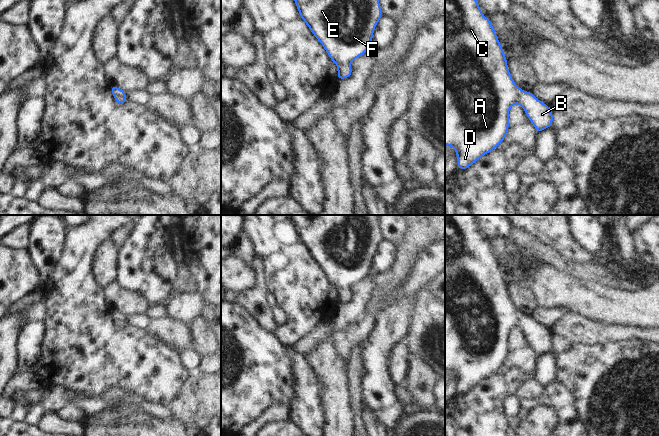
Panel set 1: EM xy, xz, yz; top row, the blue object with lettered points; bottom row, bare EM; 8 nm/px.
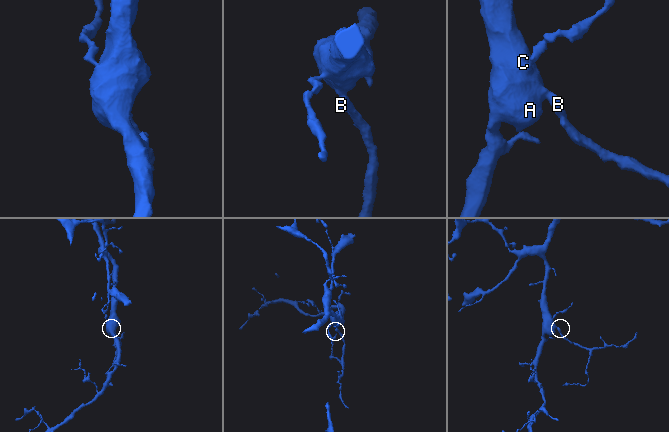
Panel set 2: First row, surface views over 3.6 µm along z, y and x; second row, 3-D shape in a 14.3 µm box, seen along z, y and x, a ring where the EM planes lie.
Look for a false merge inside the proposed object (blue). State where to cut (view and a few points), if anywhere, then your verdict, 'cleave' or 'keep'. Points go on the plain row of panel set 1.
no cut | keep

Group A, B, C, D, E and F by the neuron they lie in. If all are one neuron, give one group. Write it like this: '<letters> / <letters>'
A B C D E F

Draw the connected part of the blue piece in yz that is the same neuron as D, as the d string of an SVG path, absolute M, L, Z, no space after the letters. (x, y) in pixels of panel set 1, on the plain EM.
M445 215L445 369L455 373L458 394L468 393L481 381L490 377L504 365L505 360L509 355L509 334L516 327L520 328L524 333L526 340L533 348L537 357L549 351L553 351L553 333L542 325L538 324L532 316L523 315L515 308L510 298L507 282L505 280L502 269L499 266L491 244L485 241L482 237L475 220L475 215Z

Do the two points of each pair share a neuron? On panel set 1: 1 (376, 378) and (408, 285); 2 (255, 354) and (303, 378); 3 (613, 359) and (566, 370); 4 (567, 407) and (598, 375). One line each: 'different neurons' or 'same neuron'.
1: same neuron
2: different neurons
3: same neuron
4: different neurons

